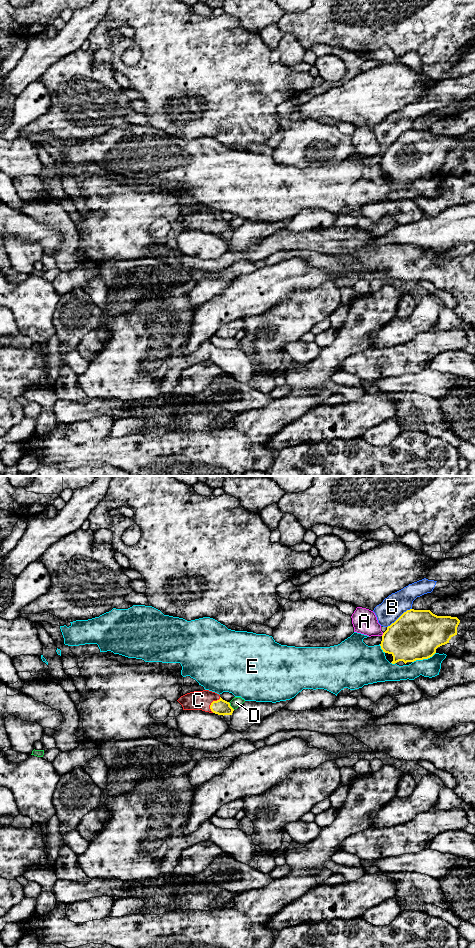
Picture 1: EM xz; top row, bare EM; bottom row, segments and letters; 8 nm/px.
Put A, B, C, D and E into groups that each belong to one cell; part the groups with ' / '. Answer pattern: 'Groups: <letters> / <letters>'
Groups: A / B / C / D / E

